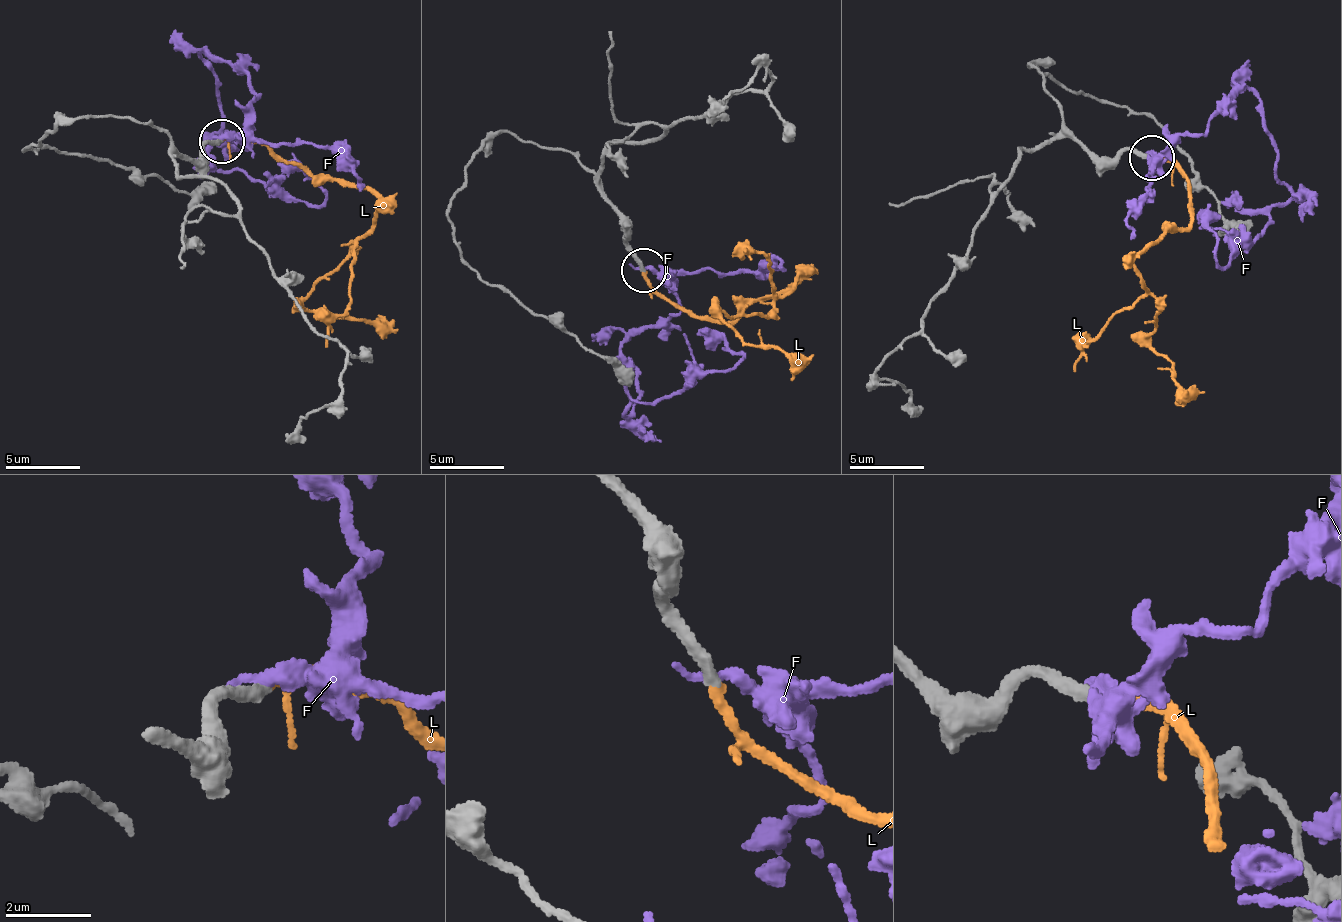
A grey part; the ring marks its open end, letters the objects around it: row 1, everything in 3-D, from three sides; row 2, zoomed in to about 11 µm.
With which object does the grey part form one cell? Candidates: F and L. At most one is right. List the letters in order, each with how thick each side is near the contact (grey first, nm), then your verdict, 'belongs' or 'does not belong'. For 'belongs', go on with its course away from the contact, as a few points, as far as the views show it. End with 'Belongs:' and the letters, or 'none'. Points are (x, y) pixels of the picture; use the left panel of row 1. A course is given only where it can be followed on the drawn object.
F: calibres 320 and 360 nm; does not belong
L: calibres 300 and 240 nm; belongs; course (220, 140), (232, 135), (262, 145), (311, 173), (370, 188), (377, 220), (302, 306), (363, 318), (397, 334)
Belongs: L

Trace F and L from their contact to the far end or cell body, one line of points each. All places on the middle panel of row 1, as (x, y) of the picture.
F: (642, 269), (665, 277), (681, 314), (622, 345), (630, 416), (630, 399), (737, 364), (697, 330)
L: (642, 269), (683, 309), (731, 321), (798, 278), (766, 313), (719, 319), (749, 345), (812, 358)

